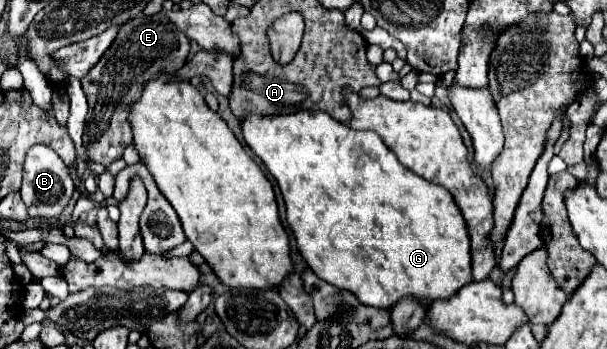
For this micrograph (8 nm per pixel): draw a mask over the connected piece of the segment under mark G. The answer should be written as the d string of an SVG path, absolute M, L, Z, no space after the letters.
M301 111L301 113L281 115L281 117L257 117L257 113L249 113L249 117L245 117L245 121L241 121L241 129L243 129L245 143L253 149L253 153L265 163L267 171L275 177L275 181L281 189L285 207L287 207L287 223L295 235L297 249L299 249L301 257L305 259L305 263L313 269L313 273L319 279L323 279L339 289L349 289L365 305L381 307L381 309L393 307L403 295L413 295L425 303L433 303L435 299L451 297L463 285L467 285L471 281L471 255L469 255L467 225L465 225L465 219L463 219L459 207L455 205L451 193L445 187L425 181L419 175L411 173L407 167L403 167L399 163L399 159L395 157L395 153L381 141L381 137L377 133L353 131L349 125L333 121L333 117L329 117L327 113L321 113L321 111Z

